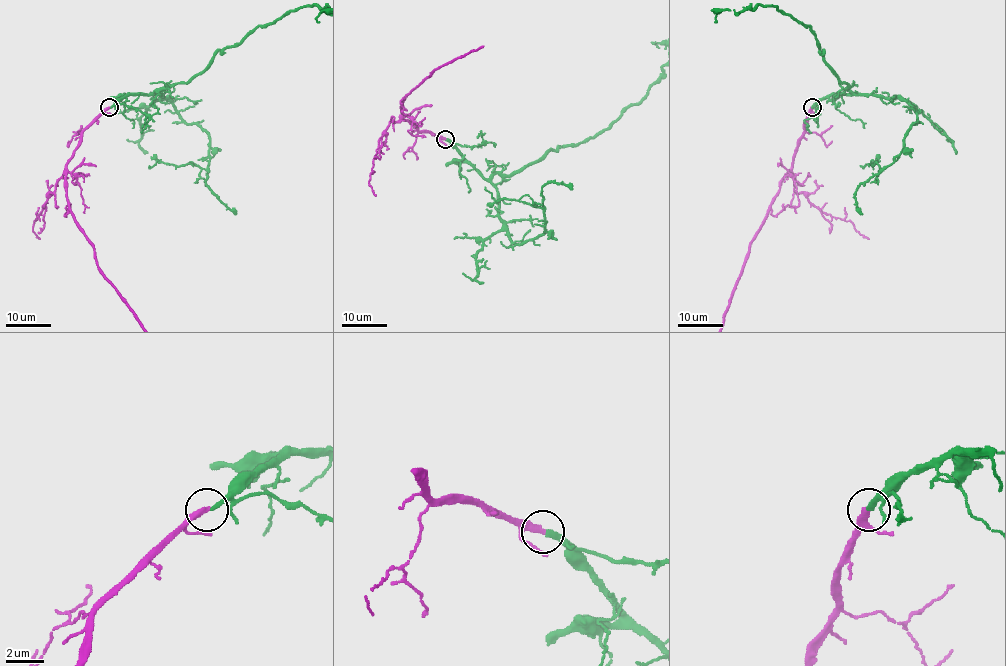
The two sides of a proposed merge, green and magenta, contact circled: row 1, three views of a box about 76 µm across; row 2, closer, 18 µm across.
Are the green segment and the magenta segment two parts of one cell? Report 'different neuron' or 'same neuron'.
same neuron

